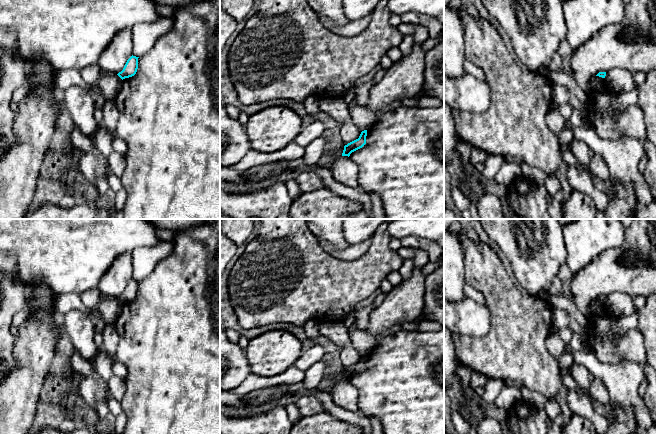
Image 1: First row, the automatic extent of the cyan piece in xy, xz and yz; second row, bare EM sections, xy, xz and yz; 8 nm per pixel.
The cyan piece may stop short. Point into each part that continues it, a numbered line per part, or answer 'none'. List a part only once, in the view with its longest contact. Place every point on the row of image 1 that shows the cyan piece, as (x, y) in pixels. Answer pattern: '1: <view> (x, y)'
none

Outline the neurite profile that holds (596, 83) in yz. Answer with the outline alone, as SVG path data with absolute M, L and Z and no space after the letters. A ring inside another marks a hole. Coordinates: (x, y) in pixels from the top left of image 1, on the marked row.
M594 76L590 79L590 85L589 87L592 89L592 91L599 91L603 88L603 86L606 84L605 78Z

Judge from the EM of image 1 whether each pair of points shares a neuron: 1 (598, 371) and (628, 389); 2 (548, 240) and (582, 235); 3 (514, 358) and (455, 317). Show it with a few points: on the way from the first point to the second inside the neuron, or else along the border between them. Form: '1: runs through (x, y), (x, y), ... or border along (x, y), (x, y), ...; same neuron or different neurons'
1: runs through (605, 371), (621, 382); same neuron
2: border along (562, 229), (566, 261); different neurons
3: border along (490, 313), (490, 329), (485, 334), (458, 334); different neurons

